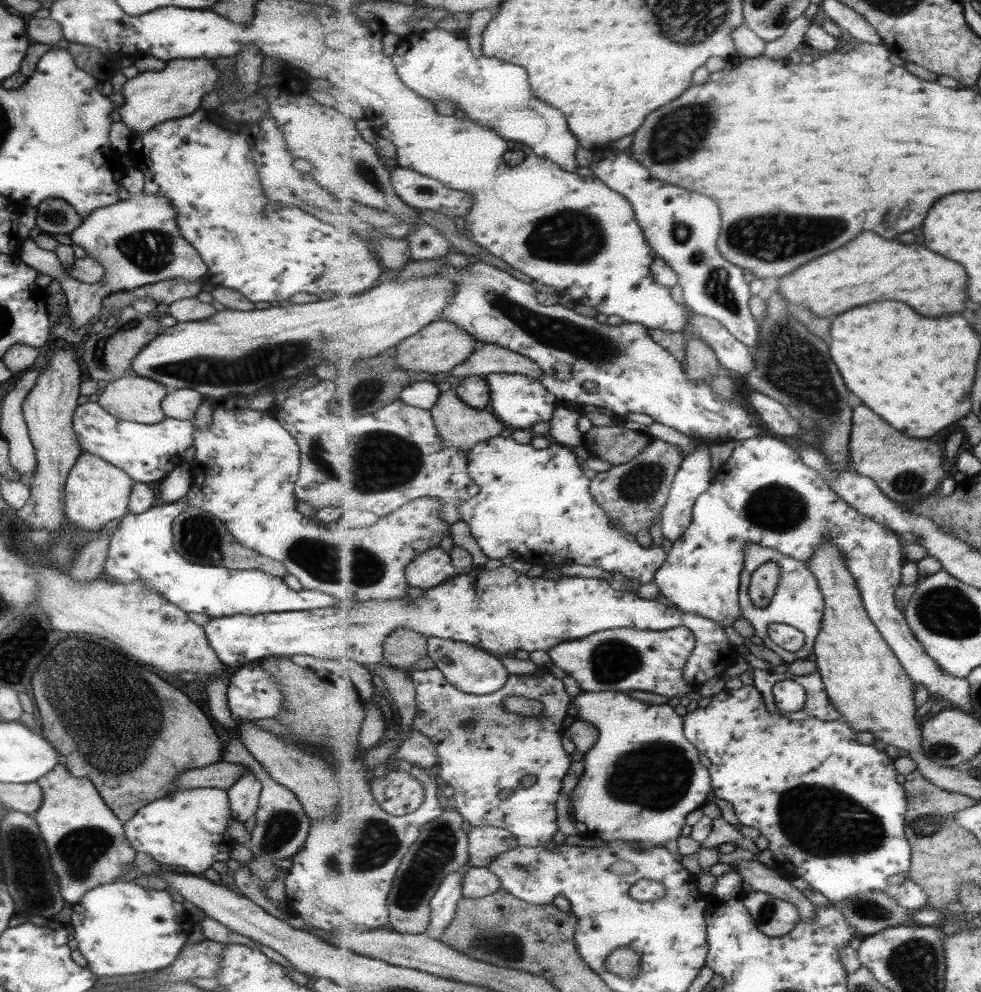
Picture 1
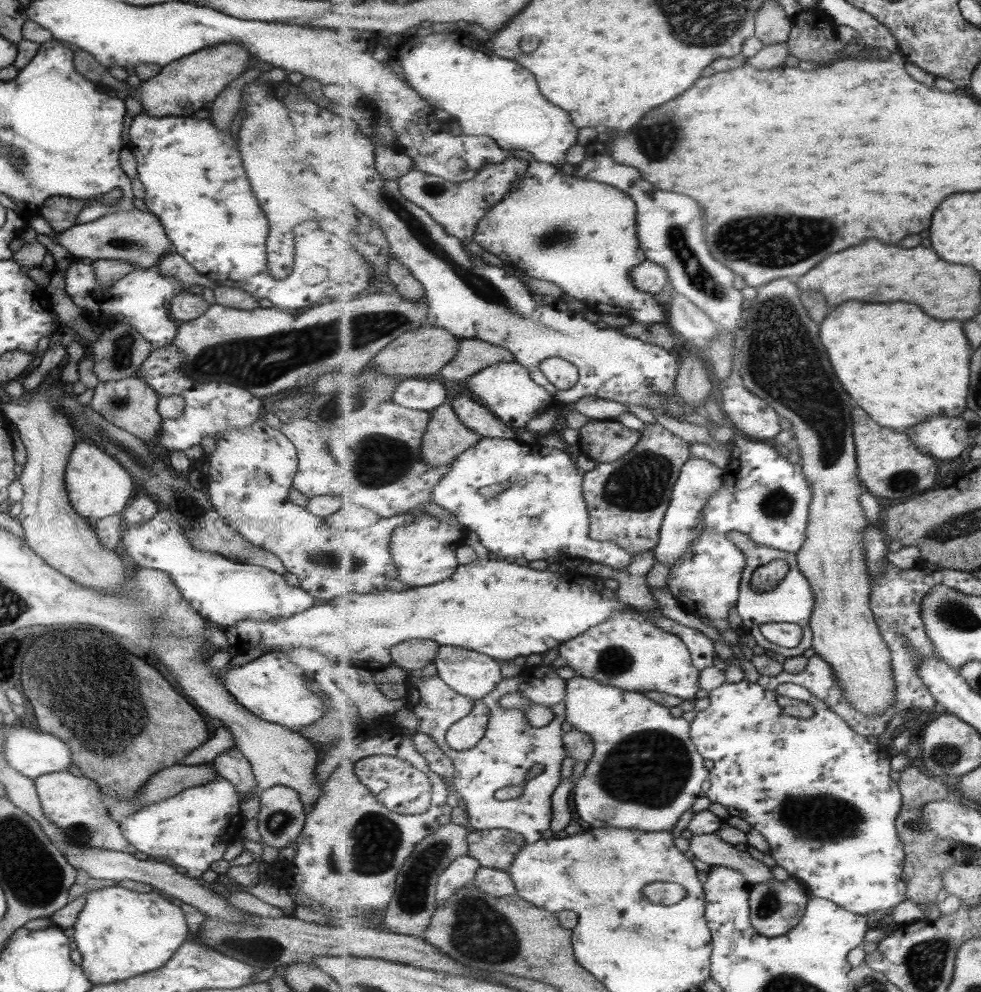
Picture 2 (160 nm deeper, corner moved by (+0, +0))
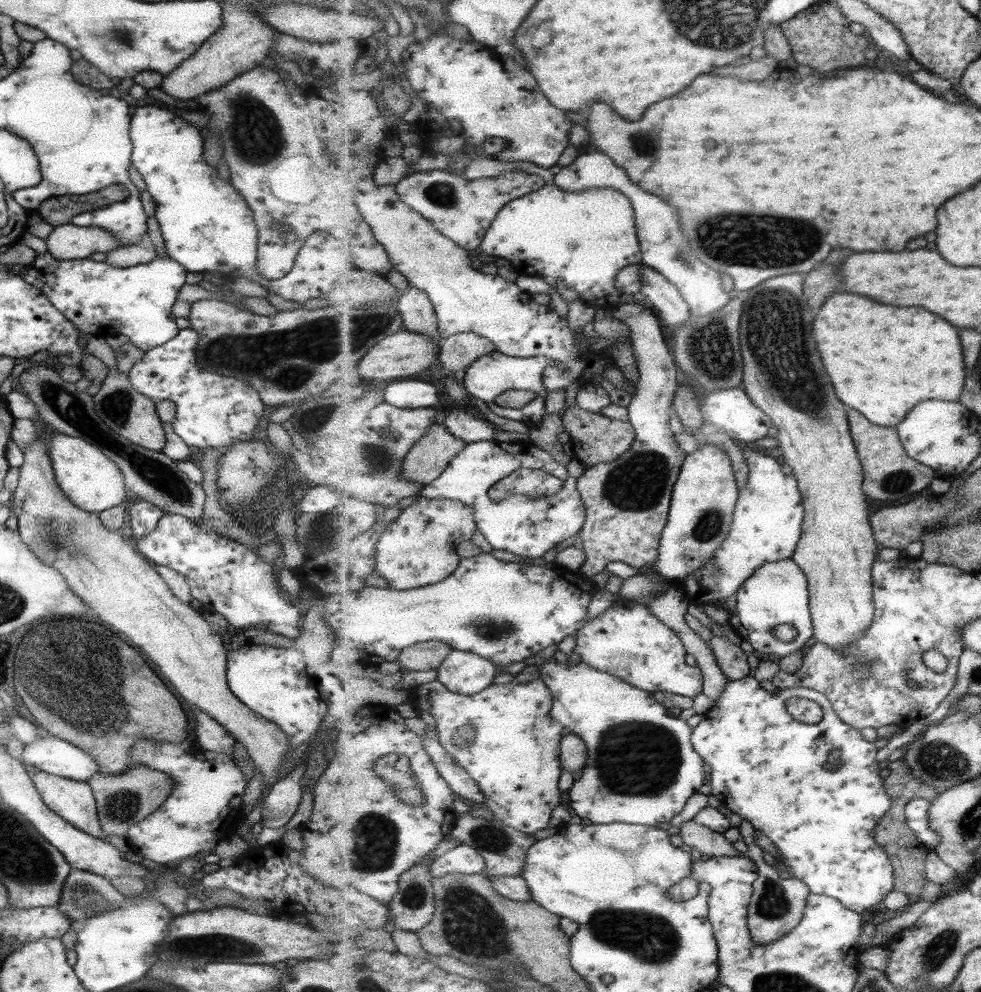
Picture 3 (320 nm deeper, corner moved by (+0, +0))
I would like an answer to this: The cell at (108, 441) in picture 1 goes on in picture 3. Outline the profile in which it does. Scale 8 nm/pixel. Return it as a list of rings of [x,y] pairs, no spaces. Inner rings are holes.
[[[187,327],[184,329],[179,329],[178,333],[175,334],[173,338],[167,340],[161,344],[161,346],[156,346],[155,348],[151,348],[144,352],[143,357],[139,360],[139,362],[135,363],[134,366],[129,370],[127,374],[127,378],[133,391],[143,395],[143,397],[151,400],[153,405],[158,404],[162,401],[170,401],[176,407],[176,417],[173,420],[173,423],[170,424],[175,436],[179,436],[187,446],[196,447],[198,450],[203,450],[207,448],[223,448],[229,447],[237,442],[245,442],[251,441],[253,436],[253,430],[257,428],[257,424],[259,422],[259,418],[261,418],[261,414],[263,414],[263,404],[261,404],[261,400],[259,400],[259,396],[257,396],[257,392],[251,388],[251,386],[247,386],[245,382],[241,382],[241,380],[237,380],[237,378],[227,378],[227,376],[219,376],[219,374],[213,374],[213,372],[209,372],[203,370],[196,362],[196,346],[197,341],[199,340],[199,335],[196,330],[193,330],[191,327]]]

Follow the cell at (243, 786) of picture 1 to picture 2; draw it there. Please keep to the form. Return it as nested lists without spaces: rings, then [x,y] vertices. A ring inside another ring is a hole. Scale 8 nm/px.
[[[223,749],[212,758],[212,768],[219,777],[228,780],[238,792],[240,802],[245,793],[256,791],[256,782],[250,769],[248,760],[236,749]]]

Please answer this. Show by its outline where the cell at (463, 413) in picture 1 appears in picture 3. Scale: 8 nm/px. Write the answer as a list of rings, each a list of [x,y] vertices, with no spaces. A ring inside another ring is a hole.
[[[445,424],[431,426],[429,433],[407,454],[402,465],[403,478],[424,486],[437,480],[467,444],[455,437]]]

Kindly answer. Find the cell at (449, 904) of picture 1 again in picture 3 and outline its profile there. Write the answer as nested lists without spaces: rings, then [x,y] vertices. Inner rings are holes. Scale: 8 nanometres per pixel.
[[[466,844],[456,846],[437,858],[431,869],[435,878],[443,878],[447,874],[479,874],[485,871],[485,858]]]

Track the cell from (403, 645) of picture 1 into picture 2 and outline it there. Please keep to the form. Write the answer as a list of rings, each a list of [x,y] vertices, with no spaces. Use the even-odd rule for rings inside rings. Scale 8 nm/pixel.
[[[414,638],[414,640],[406,640],[391,649],[393,664],[408,671],[425,668],[434,662],[439,649],[441,649],[439,642],[431,639]]]

